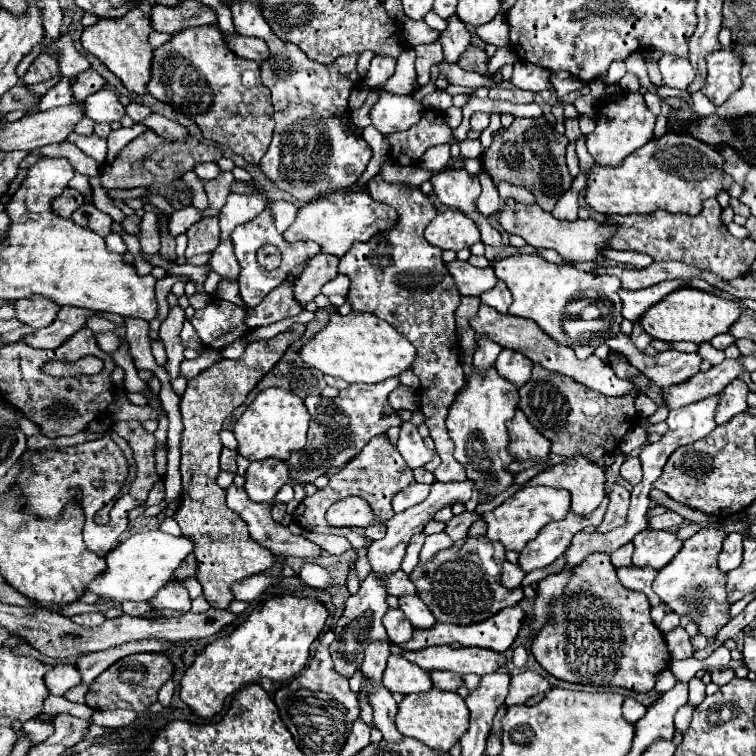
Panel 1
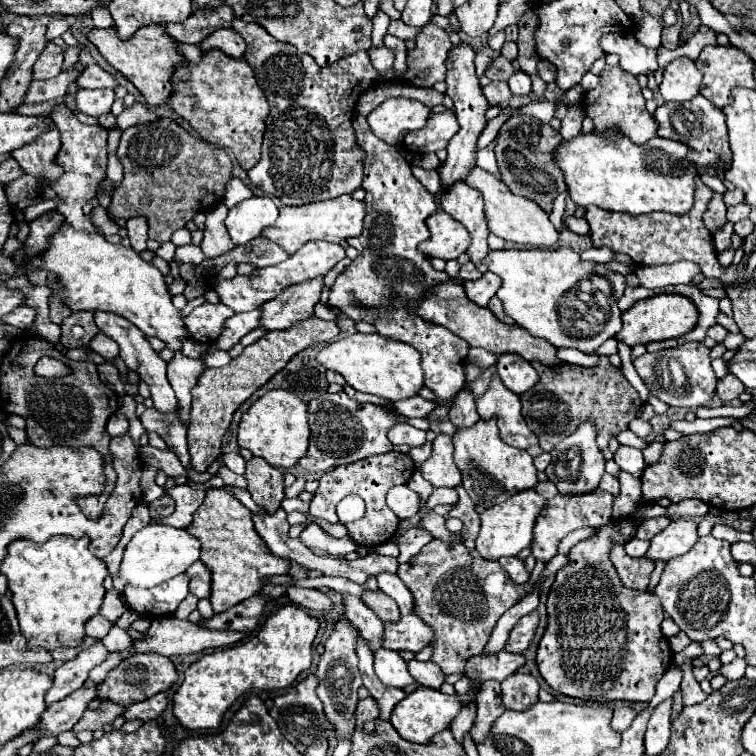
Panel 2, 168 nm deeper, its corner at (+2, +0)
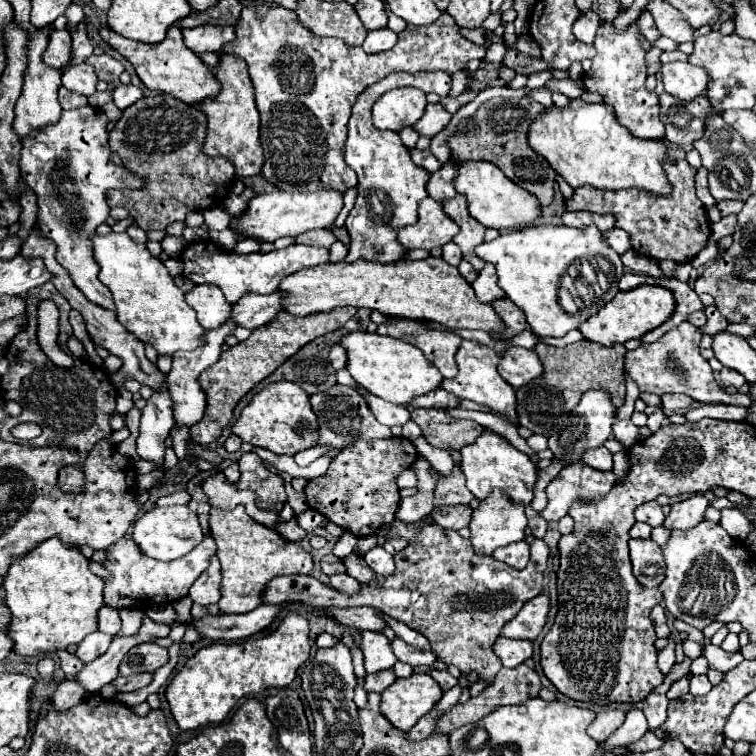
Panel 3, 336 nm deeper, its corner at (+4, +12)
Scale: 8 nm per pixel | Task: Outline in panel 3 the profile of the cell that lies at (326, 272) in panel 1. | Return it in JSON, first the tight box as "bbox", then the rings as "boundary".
{"bbox":[230,292,282,328],"boundary":[[[274,292],[270,296],[262,294],[246,294],[242,300],[232,304],[230,320],[244,328],[258,328],[266,324],[266,320],[274,318],[278,312],[282,312],[282,294]]]}

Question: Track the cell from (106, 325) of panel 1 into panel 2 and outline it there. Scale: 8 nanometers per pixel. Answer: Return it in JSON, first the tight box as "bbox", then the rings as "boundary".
{"bbox":[90,332,118,360],"boundary":[[[98,332],[94,336],[94,340],[90,342],[90,348],[96,354],[100,354],[102,358],[106,358],[106,360],[112,360],[114,356],[118,356],[118,344],[108,334],[104,334],[104,332]]]}

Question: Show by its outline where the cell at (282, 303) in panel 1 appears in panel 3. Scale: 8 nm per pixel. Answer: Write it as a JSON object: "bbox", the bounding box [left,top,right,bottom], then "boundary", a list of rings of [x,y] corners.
{"bbox":[166,320,236,428],"boundary":[[[228,320],[226,324],[222,324],[220,328],[216,330],[208,330],[206,332],[206,344],[202,348],[196,348],[192,352],[178,352],[178,356],[174,356],[174,362],[172,362],[172,370],[170,374],[166,376],[166,382],[168,382],[168,390],[170,390],[170,398],[172,398],[172,410],[174,410],[174,428],[180,428],[180,426],[194,426],[198,424],[202,418],[204,418],[204,410],[206,410],[206,394],[198,382],[200,374],[210,366],[214,364],[218,358],[220,358],[220,346],[224,344],[224,338],[228,334],[232,334],[236,328],[236,324],[232,320]]]}

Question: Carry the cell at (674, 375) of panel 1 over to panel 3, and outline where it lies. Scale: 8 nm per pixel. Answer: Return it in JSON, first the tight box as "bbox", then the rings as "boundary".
{"bbox":[624,324,754,408],"boundary":[[[678,324],[670,332],[666,332],[658,342],[654,344],[642,344],[640,348],[626,352],[624,370],[626,374],[638,384],[640,392],[652,392],[652,394],[686,394],[696,402],[702,404],[734,404],[734,406],[746,406],[752,408],[754,402],[746,394],[726,394],[714,380],[714,372],[710,364],[700,356],[700,330],[696,330],[692,324]]]}

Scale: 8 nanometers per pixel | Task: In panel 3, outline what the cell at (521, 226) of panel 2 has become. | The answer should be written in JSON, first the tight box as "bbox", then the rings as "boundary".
{"bbox":[454,162,540,230],"boundary":[[[462,162],[458,166],[458,174],[454,178],[454,188],[458,194],[466,196],[468,212],[474,220],[484,224],[486,228],[496,230],[512,230],[532,224],[540,214],[540,204],[530,196],[530,192],[518,188],[514,182],[510,182],[506,176],[502,176],[502,170],[498,170],[490,162]]]}

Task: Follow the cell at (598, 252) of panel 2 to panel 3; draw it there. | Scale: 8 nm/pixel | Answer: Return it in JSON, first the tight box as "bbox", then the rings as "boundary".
{"bbox":[604,228,630,254],"boundary":[[[612,228],[612,230],[604,232],[604,236],[606,236],[606,242],[610,244],[610,248],[614,248],[618,254],[624,254],[630,250],[630,236],[624,230]]]}

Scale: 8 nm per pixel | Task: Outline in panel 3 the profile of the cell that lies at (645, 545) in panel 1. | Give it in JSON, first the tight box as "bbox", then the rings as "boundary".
{"bbox":[664,494,708,530],"boundary":[[[694,494],[688,500],[670,504],[670,516],[664,520],[668,530],[686,530],[696,526],[702,520],[704,510],[708,508],[708,498],[702,494]]]}

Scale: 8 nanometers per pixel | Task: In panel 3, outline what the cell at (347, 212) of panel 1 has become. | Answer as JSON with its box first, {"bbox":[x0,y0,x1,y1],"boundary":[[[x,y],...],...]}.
{"bbox":[230,190,342,242],"boundary":[[[316,190],[316,192],[260,192],[248,200],[246,210],[230,220],[230,228],[244,238],[252,238],[258,242],[276,242],[282,236],[298,236],[306,230],[326,228],[336,220],[342,210],[342,194],[336,190]]]}

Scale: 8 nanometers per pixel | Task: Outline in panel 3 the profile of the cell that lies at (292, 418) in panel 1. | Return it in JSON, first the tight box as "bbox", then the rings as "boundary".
{"bbox":[232,382,320,456],"boundary":[[[274,382],[258,392],[242,410],[240,418],[232,426],[232,432],[242,442],[266,448],[278,456],[294,456],[306,448],[316,446],[320,438],[320,426],[310,406],[310,396],[294,382]]]}

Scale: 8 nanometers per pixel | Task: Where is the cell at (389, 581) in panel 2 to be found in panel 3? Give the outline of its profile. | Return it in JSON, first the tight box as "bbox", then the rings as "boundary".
{"bbox":[364,546,394,574],"boundary":[[[374,546],[368,554],[364,554],[364,560],[376,574],[394,572],[394,558],[382,546]]]}

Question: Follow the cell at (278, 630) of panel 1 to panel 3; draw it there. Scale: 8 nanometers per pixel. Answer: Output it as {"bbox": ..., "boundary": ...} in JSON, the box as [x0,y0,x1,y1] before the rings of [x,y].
{"bbox":[166,614,310,730],"boundary":[[[288,614],[278,630],[242,642],[216,642],[198,650],[166,688],[166,700],[180,730],[220,724],[240,698],[252,698],[268,688],[284,688],[310,658],[308,620]]]}

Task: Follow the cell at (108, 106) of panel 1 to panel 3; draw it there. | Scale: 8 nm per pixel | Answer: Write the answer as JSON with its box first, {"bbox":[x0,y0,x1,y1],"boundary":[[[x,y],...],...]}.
{"bbox":[62,62,96,96],"boundary":[[[82,62],[82,64],[74,64],[74,66],[66,66],[62,72],[62,86],[82,94],[82,96],[90,96],[96,92],[96,72],[94,68],[90,68],[90,64]]]}

